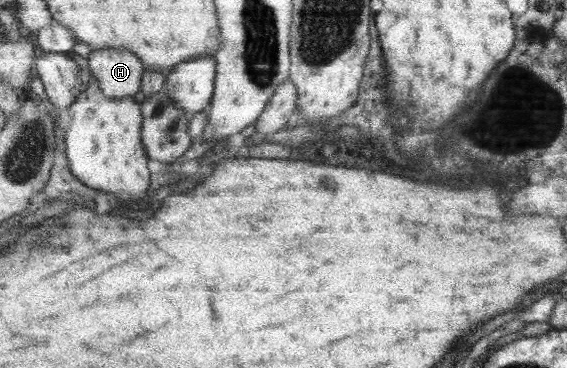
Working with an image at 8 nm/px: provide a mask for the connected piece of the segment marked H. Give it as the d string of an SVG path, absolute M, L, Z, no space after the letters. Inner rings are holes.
M102 48L88 58L90 72L104 93L119 100L142 90L146 69L139 56L125 48Z

